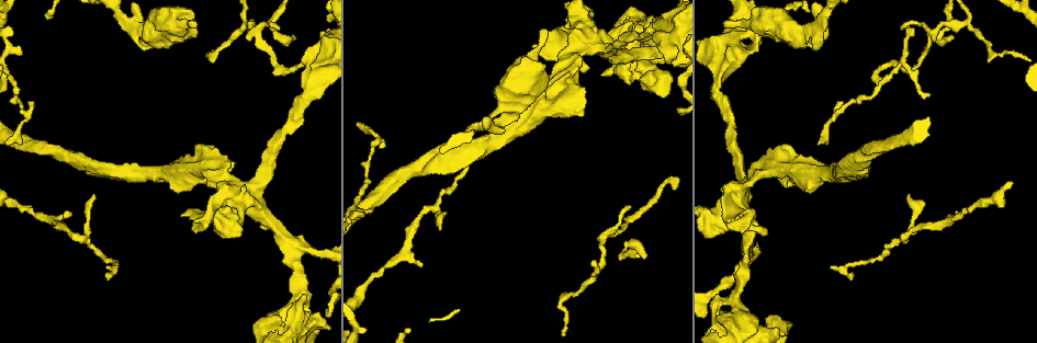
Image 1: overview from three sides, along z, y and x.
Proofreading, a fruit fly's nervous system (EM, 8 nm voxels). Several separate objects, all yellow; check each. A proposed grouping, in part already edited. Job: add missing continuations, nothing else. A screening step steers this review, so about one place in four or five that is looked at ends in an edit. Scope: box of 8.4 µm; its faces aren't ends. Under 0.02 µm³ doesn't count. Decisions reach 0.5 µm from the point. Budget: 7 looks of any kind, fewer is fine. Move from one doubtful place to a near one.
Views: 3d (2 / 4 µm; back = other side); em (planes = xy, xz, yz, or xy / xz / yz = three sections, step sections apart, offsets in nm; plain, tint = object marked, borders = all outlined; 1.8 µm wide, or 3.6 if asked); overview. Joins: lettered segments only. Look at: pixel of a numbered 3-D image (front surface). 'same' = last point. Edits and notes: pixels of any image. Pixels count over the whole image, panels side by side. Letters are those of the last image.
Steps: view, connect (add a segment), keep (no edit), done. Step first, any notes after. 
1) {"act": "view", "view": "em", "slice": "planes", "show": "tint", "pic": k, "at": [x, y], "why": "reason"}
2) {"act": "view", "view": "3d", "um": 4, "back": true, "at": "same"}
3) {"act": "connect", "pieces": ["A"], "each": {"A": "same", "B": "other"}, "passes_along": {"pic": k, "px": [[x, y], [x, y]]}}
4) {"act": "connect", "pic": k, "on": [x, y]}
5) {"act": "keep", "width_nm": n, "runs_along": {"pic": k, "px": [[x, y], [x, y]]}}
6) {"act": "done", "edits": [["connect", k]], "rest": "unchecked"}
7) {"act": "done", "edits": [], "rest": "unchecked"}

{"act": "view", "view": "3d", "um": 4, "pic": 1, "at": [510, 122], "why": "branch stops here"}

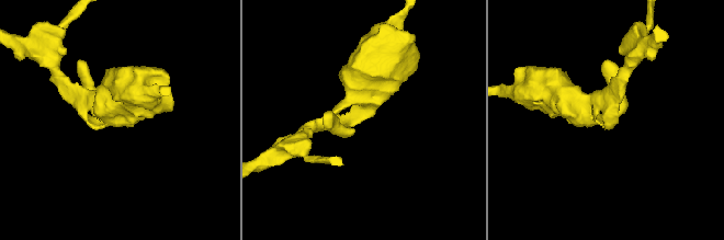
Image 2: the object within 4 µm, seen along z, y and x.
{"act": "view", "view": "em", "slice": "planes", "show": "borders", "pic": 2, "at": [363, 120]}

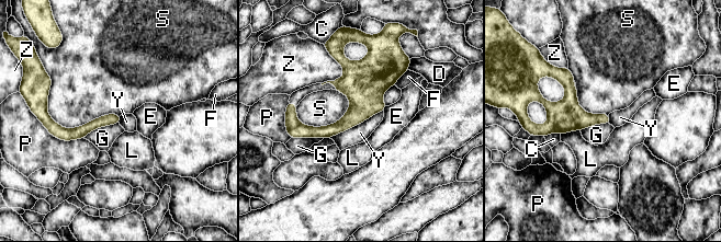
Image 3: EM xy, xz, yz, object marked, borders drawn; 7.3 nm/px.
{"act": "keep", "longest_contact_nm": ["S", 600], "each": {"C": "other", "D": "other", "E": "other", "F": "other", "G": "other", "L": "other", "P": "other", "S": "other", "Y": "other", "Z": "other"}, "runs_along": {"pic": 3, "px": [[403, 69], [340, 126], [295, 125]]}, "found": "no lettered segment goes on from it"}

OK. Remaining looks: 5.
{"act": "view", "view": "3d", "um": 2, "pic": 1, "at": [249, 196]}

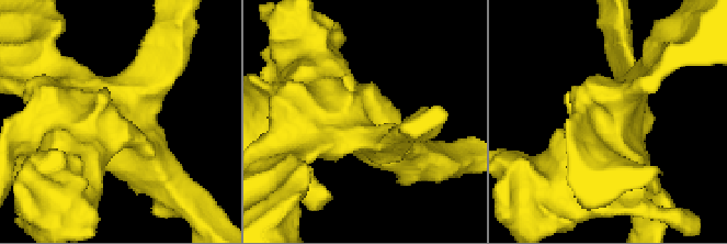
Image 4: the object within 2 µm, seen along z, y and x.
{"act": "view", "view": "em", "slice": "planes", "show": "borders", "pic": 4, "at": [114, 113]}

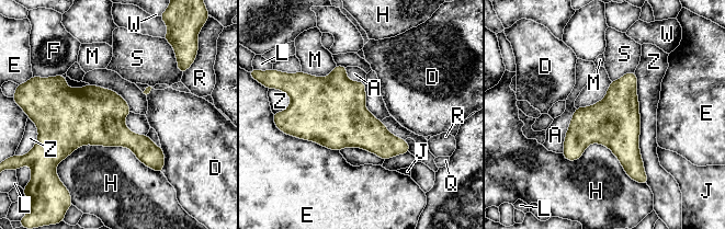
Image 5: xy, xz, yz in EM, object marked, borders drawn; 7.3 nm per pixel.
{"act": "keep", "width_nm": 380, "each": {"A": "other", "D": "other", "E": "other", "F": "other", "H": "other", "J": "other", "L": "other", "M": "other", "Q": "other", "R": "other", "S": "other", "W": "other", "Z": "other"}, "border": {"pic": 5, "px": [[57, 163], [125, 146], [161, 173]]}, "found": "no lettered segment goes on from it"}

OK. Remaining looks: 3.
{"act": "view", "view": "em", "um": 3.6, "slice": "xz", "step": 16, "show": "tint", "pic": 1, "at": [637, 45], "why": "arms run side by side"}

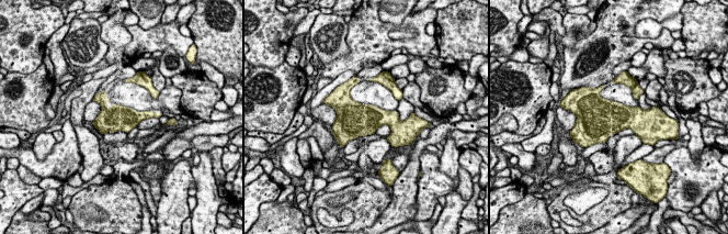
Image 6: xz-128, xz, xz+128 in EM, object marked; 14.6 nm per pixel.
{"act": "view", "view": "em", "um": 3.6, "slice": "xz", "step": 16, "show": "borders", "at": "same"}

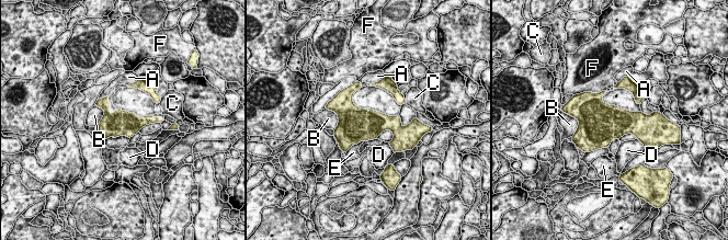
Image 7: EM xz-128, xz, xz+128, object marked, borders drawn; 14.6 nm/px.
{"act": "keep", "each": {"A": "other", "B": "other", "C": "other", "D": "other", "E": "other", "F": "other"}, "found": "none of them fits"}

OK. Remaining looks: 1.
{"act": "done", "edits": [], "rest": "unchecked"}

